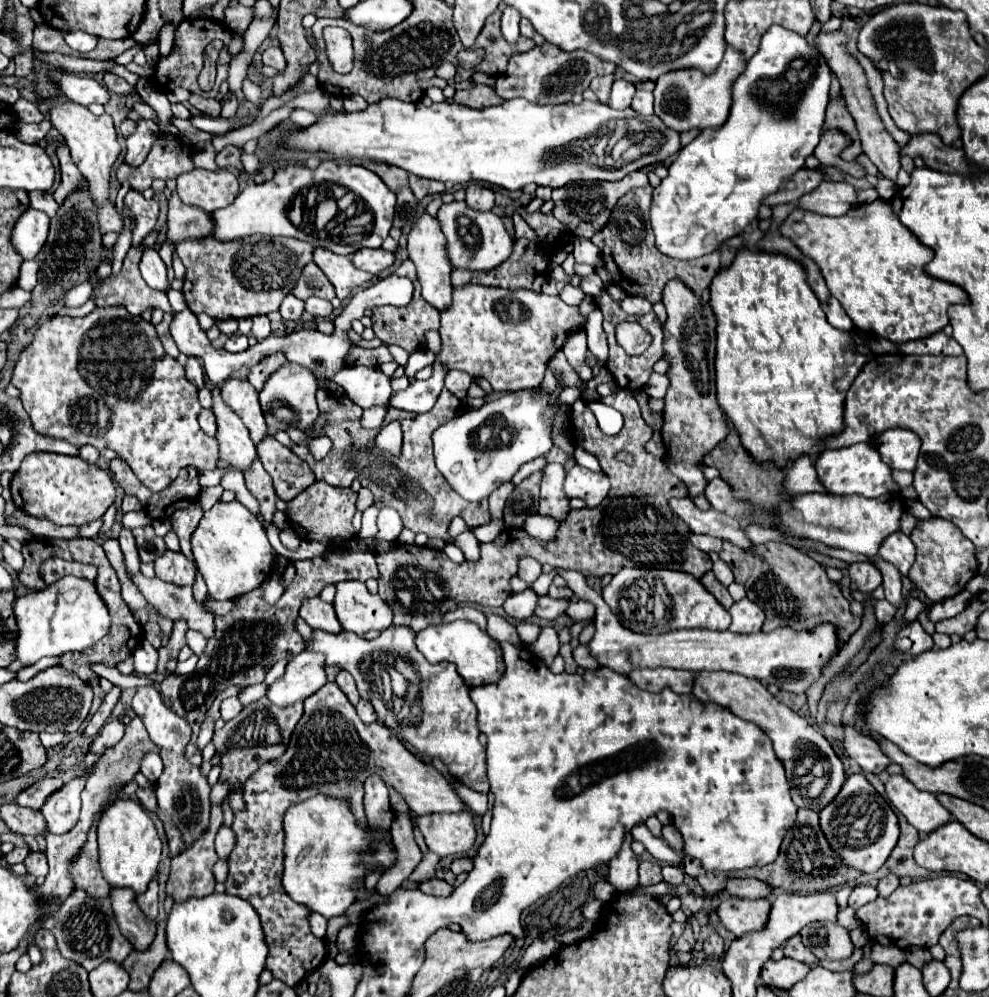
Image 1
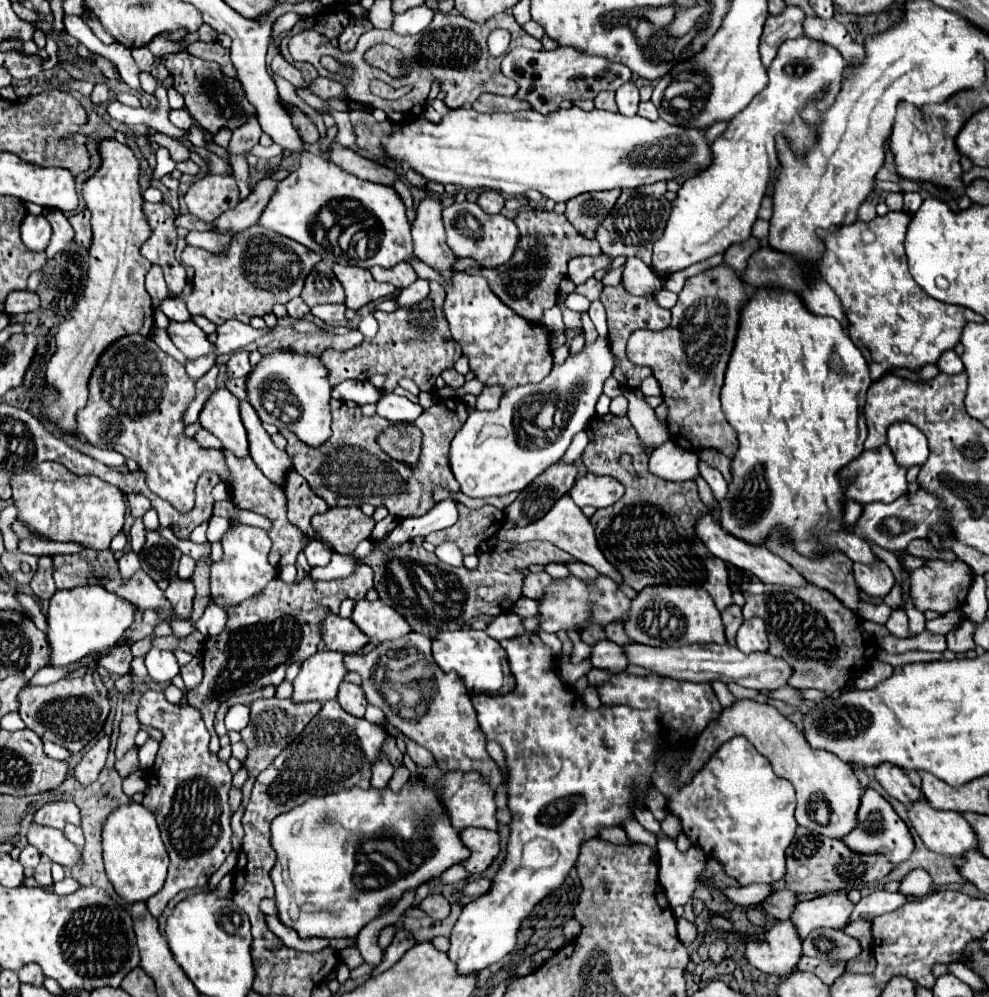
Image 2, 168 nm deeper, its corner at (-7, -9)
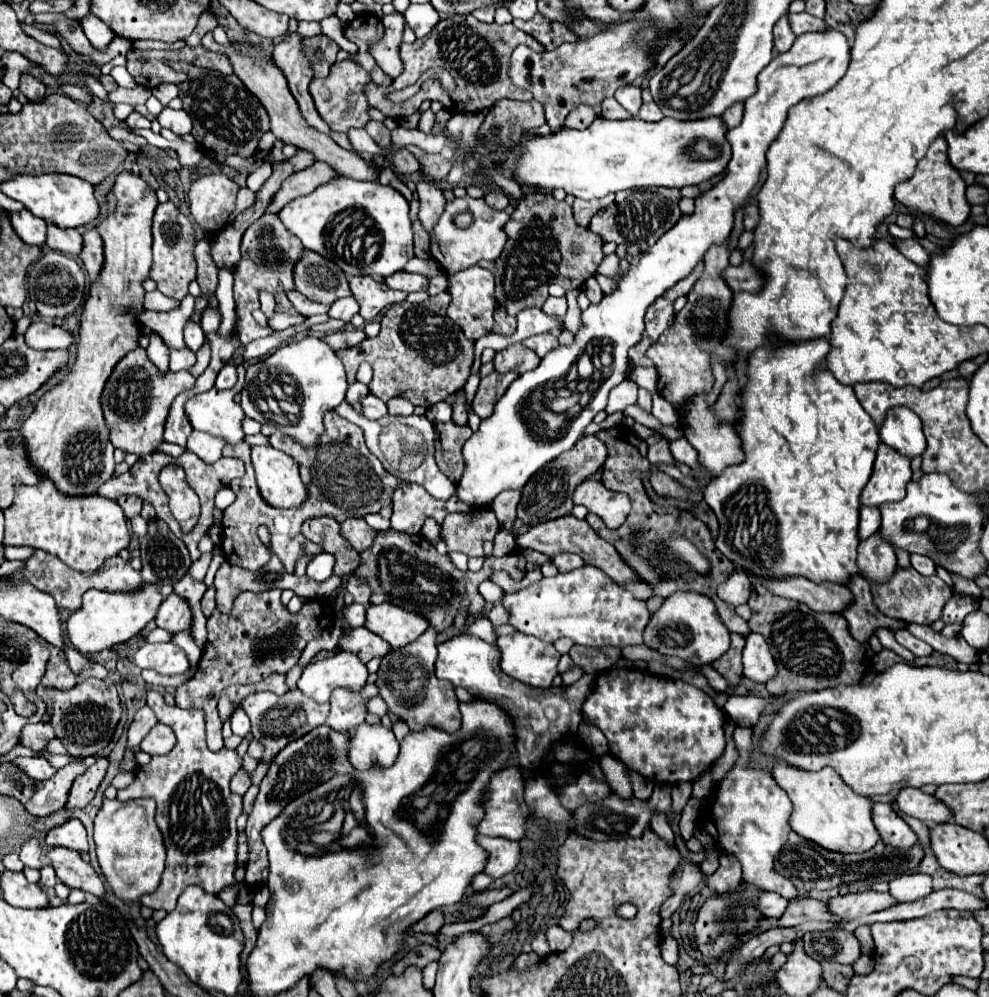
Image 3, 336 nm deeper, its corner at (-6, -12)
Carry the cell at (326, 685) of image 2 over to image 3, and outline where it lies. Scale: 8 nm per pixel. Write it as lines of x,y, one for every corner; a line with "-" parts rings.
335,652
331,658
309,662
297,682
297,688
311,700
329,702
333,688
361,690
367,682
367,668
353,652

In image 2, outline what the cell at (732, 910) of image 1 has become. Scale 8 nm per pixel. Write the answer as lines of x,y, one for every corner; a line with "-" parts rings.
776,921
758,937
764,941
746,945
746,959
752,967
776,977
788,977
796,971
802,957
802,941
790,921

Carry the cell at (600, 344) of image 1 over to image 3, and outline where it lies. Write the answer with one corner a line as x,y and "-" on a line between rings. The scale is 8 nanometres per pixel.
595,278
585,280
583,292
585,292
585,296
591,300
591,304
599,304
599,300
603,298
603,292
601,292
601,288
599,288
599,284
597,284

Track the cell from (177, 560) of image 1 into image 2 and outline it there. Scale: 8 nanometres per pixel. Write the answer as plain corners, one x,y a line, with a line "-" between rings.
174,579
168,583
164,597
170,601
172,605
172,613
174,617
168,621
176,621
176,619
190,619
192,617
192,601
194,601
194,585
192,581
180,581

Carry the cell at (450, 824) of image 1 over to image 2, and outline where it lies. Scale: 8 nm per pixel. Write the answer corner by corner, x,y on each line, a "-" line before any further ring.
462,829
460,835
462,835
464,845
472,853
470,859
464,861
462,865
472,875
486,871
500,853
500,835
496,831
488,831
488,829

